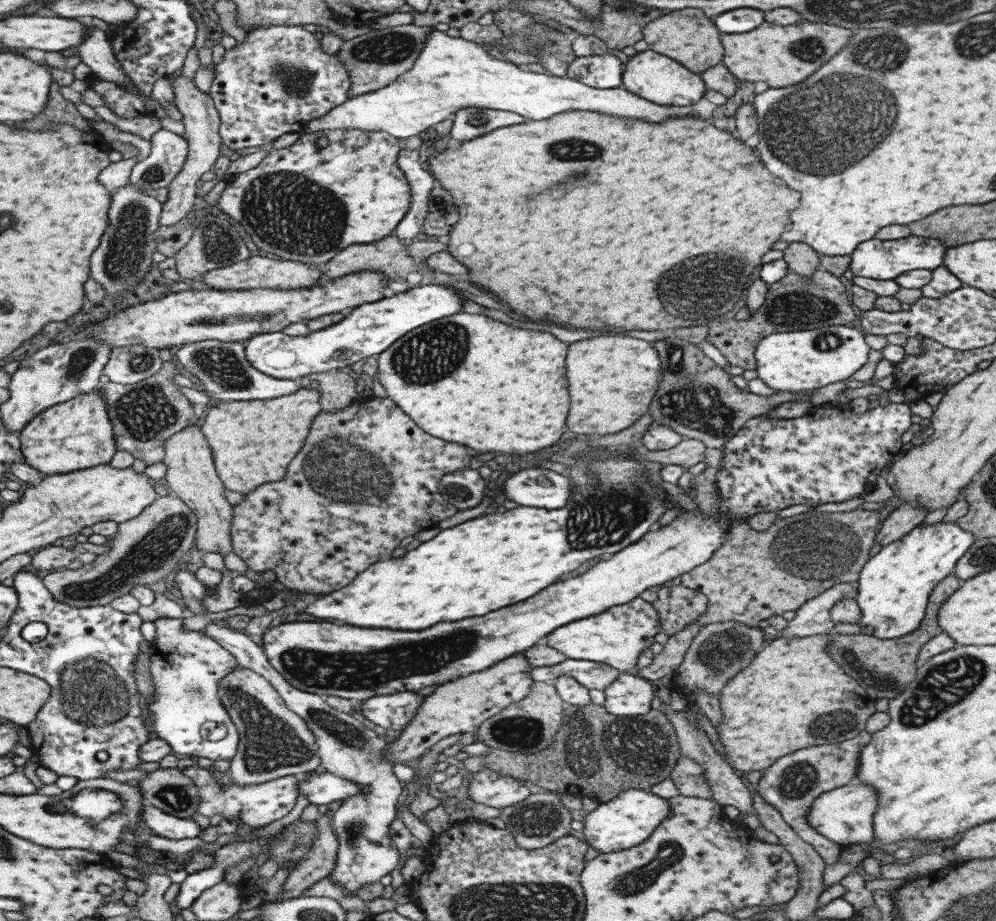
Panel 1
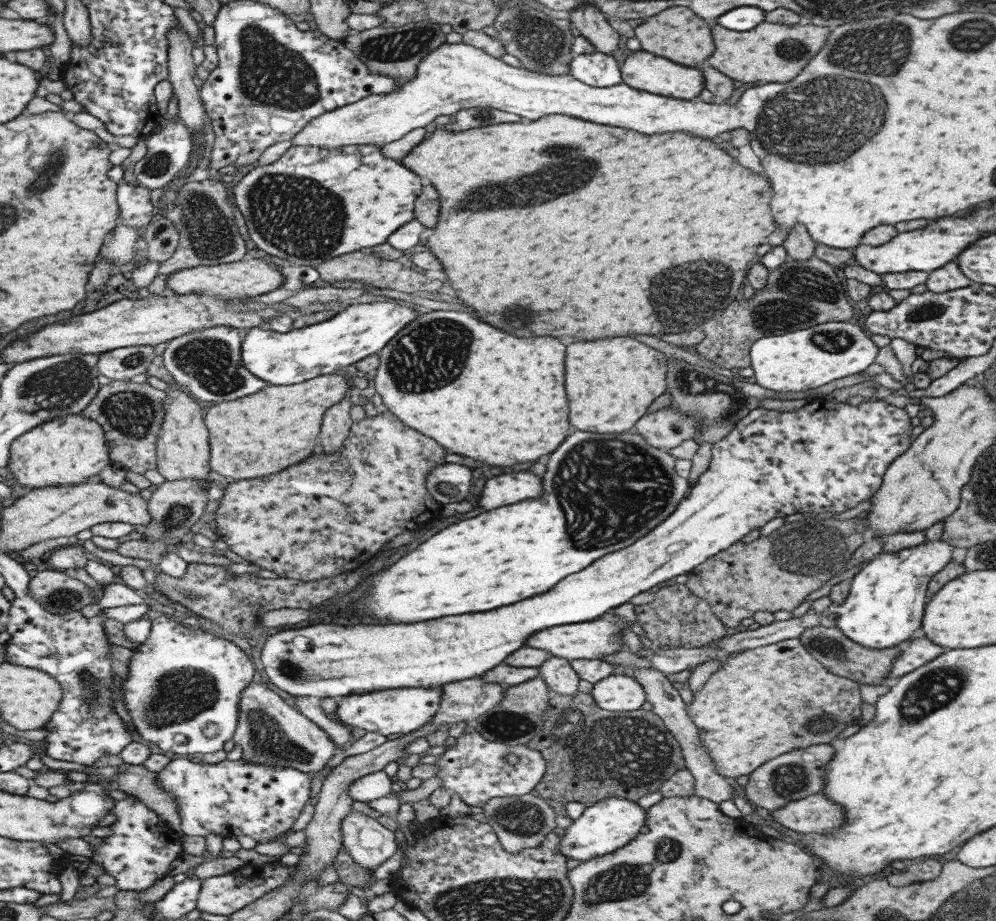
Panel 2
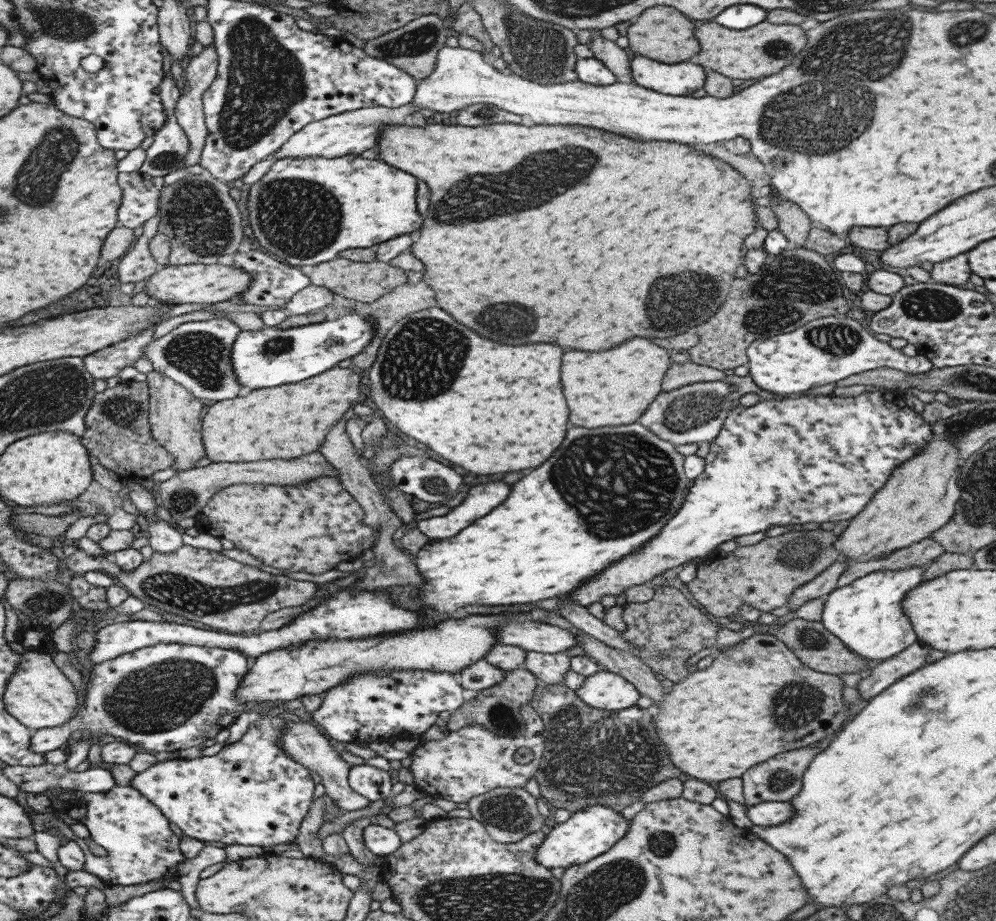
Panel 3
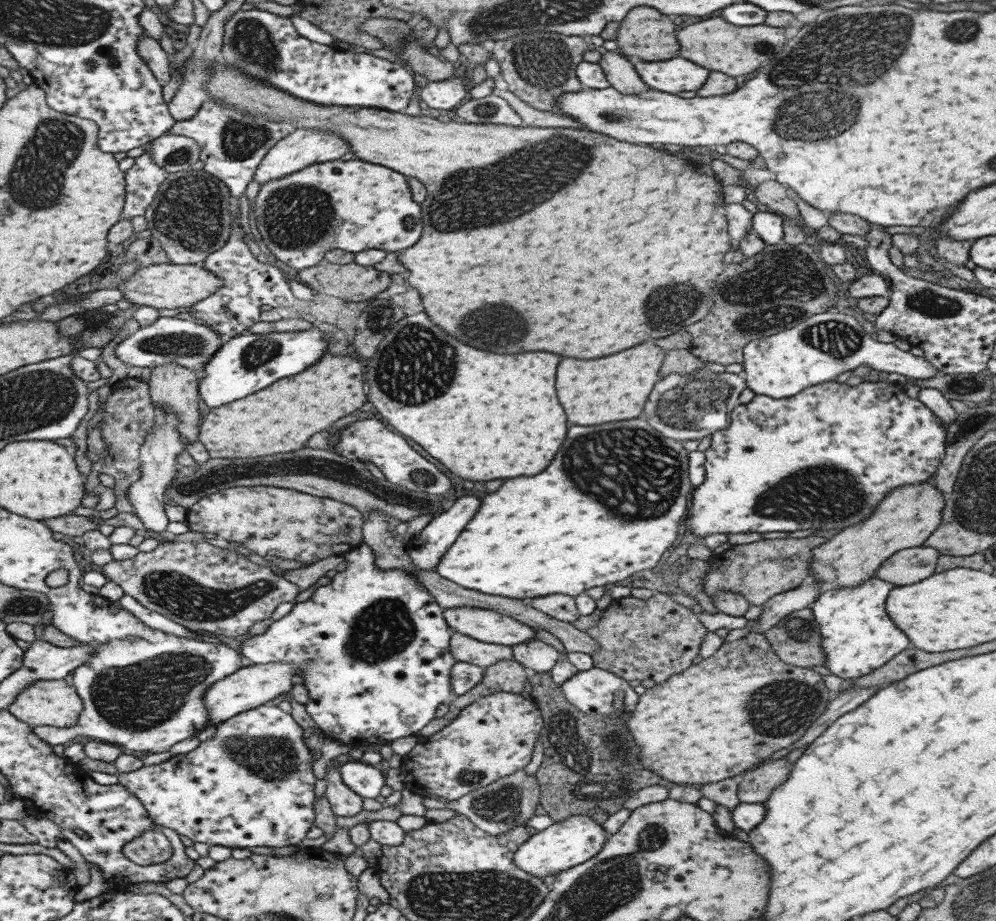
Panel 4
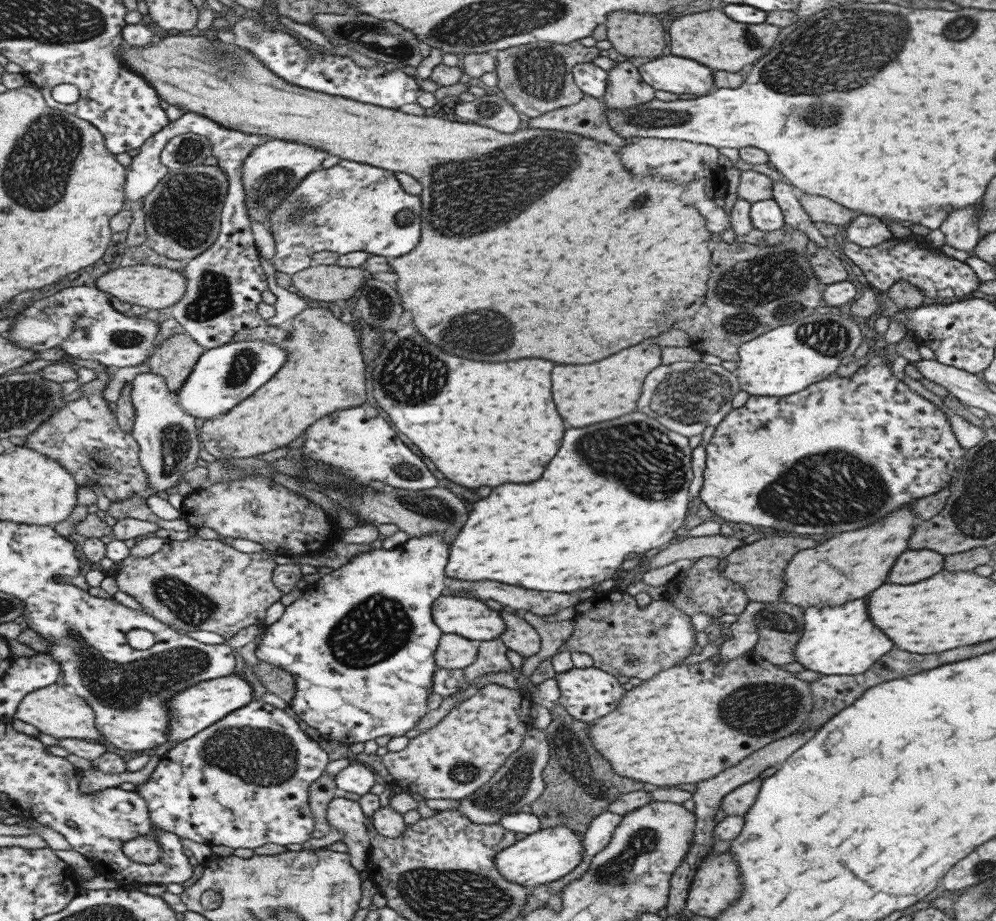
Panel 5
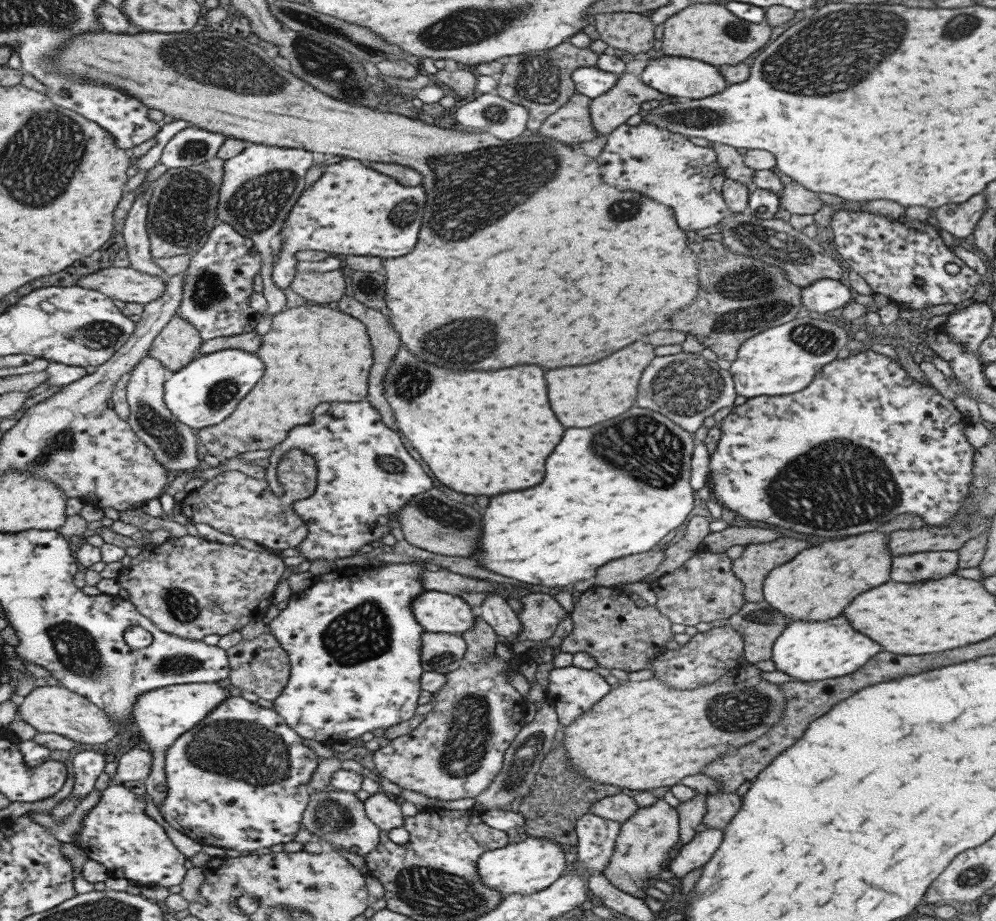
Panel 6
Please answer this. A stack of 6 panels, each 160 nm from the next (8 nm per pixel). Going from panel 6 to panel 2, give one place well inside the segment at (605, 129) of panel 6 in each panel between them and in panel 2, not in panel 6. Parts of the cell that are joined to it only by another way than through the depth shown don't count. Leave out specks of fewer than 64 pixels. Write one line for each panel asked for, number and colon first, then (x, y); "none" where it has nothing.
2: (592, 25)
3: (606, 52)
4: (620, 74)
5: (624, 88)

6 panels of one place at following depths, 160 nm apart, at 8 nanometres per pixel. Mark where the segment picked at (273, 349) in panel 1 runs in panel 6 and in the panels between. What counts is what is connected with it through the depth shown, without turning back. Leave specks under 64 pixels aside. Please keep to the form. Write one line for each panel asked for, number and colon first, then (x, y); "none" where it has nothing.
2: (361, 329)
3: (268, 357)
4: (246, 363)
5: (221, 377)
6: (202, 393)

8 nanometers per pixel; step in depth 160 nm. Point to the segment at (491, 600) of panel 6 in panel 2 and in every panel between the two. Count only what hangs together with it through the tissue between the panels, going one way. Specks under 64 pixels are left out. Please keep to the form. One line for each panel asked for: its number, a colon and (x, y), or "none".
2: (556, 673)
3: (549, 668)
4: (537, 657)
5: (518, 635)

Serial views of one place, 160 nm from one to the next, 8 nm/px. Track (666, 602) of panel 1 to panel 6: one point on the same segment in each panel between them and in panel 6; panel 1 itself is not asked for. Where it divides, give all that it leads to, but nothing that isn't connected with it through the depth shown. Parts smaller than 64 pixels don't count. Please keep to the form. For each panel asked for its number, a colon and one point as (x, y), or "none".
2: (675, 617)
3: (667, 629)
4: (637, 639)
5: (621, 638)
6: (607, 625)

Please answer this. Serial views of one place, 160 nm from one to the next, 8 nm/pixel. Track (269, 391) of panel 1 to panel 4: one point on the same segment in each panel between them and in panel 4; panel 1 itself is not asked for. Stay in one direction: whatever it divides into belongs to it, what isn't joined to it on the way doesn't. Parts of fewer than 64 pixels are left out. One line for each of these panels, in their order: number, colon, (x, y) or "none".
2: (207, 362)
3: (195, 354)
4: (166, 340)

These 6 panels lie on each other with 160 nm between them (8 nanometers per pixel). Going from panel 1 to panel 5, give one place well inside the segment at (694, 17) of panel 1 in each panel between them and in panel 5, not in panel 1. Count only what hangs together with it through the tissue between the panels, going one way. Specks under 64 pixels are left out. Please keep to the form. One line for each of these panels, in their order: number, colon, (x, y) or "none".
2: (675, 34)
3: (661, 34)
4: (644, 33)
5: (630, 34)

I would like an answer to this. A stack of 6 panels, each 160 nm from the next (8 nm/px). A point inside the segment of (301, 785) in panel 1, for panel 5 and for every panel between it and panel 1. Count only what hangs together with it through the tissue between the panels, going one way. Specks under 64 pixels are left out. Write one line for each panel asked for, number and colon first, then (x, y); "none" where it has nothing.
2: (374, 785)
3: (372, 783)
4: (364, 780)
5: (356, 777)

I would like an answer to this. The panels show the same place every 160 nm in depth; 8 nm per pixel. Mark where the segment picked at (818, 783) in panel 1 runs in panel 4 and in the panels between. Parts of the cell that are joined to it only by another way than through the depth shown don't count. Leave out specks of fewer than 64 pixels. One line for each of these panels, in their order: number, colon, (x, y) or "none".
2: (793, 775)
3: (777, 779)
4: (757, 782)

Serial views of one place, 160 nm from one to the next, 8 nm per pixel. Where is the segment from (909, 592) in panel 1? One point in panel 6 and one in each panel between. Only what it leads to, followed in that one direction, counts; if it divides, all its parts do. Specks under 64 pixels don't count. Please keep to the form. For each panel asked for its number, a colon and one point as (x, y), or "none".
2: (884, 604)
3: (866, 616)
4: (856, 636)
5: (835, 640)
6: (805, 651)

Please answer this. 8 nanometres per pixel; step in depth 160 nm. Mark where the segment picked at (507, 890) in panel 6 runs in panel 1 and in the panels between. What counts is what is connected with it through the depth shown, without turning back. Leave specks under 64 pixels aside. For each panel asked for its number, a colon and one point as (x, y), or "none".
1: (627, 819)
2: (606, 825)
3: (589, 832)
4: (564, 844)
5: (540, 858)

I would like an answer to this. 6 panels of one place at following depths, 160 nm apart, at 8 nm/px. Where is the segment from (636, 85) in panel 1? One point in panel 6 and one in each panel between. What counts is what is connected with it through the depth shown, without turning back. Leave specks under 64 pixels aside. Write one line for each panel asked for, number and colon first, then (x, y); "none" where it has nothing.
2: (640, 70)
3: (681, 79)
4: (674, 75)
5: (675, 74)
6: (677, 76)

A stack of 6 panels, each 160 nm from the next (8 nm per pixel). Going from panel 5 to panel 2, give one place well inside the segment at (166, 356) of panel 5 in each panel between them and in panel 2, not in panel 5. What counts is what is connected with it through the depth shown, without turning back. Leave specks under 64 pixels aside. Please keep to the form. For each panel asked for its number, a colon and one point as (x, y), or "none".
2: (182, 447)
3: (174, 414)
4: (171, 387)

